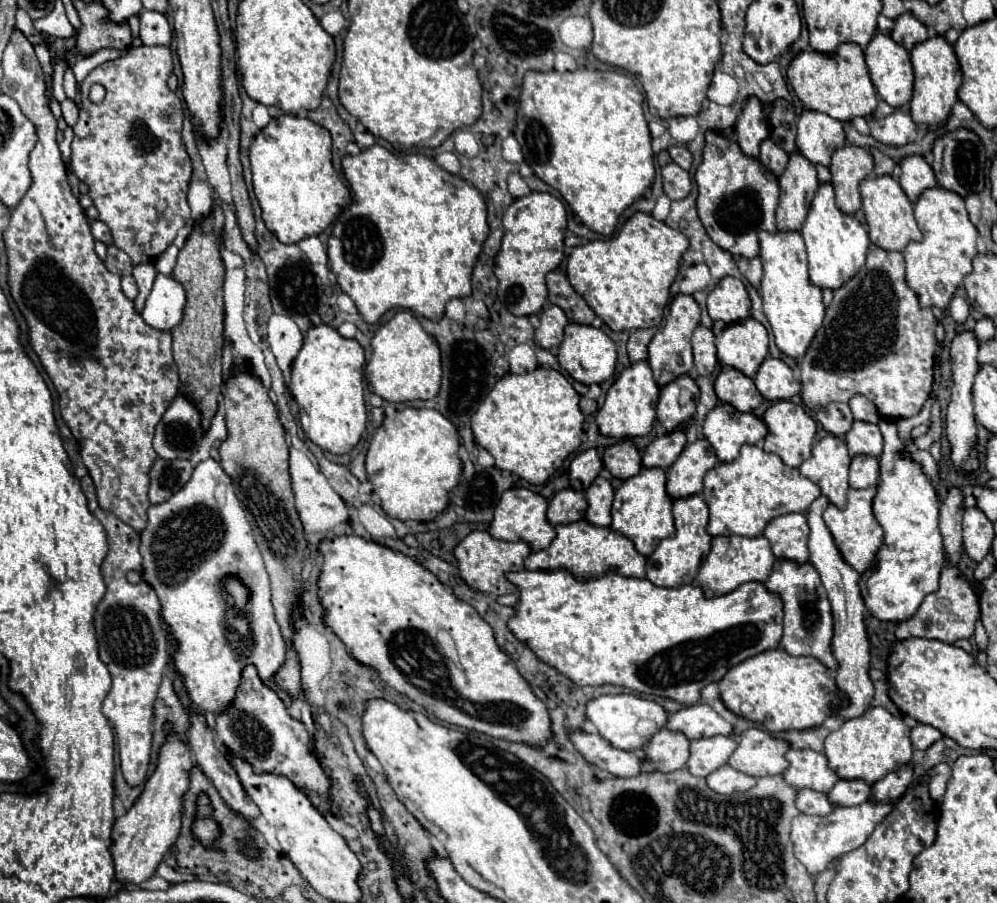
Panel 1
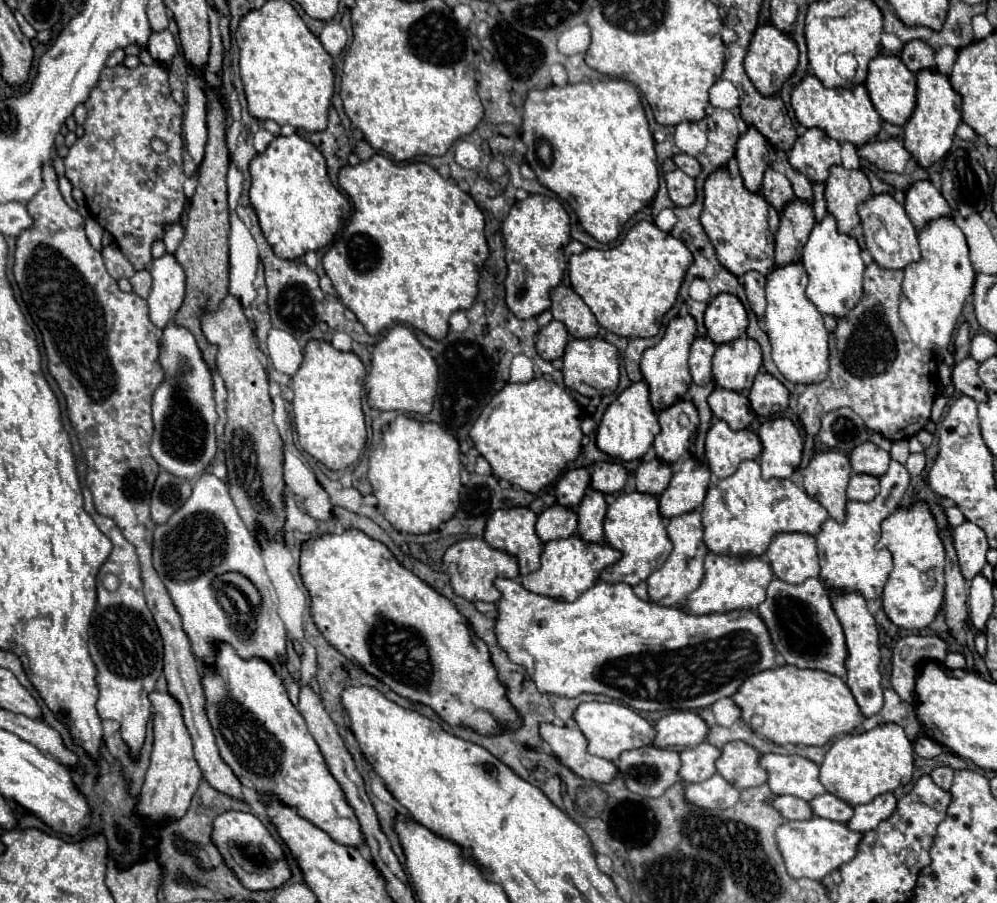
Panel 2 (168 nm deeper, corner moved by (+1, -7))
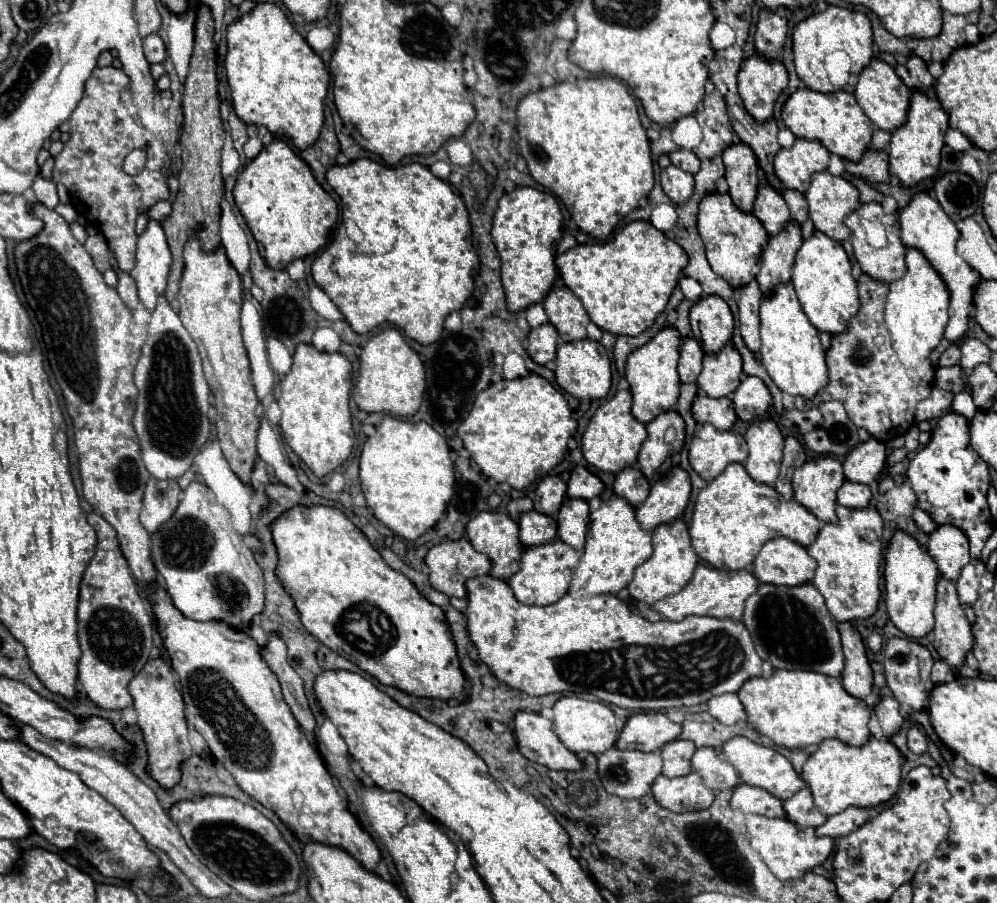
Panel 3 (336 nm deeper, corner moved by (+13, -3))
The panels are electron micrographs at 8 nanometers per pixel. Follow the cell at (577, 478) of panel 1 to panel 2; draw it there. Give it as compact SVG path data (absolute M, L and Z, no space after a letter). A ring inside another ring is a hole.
M585 468L569 470L557 482L557 488L555 488L557 504L561 504L565 508L577 508L577 504L585 496L587 488L589 488L589 474L587 474L587 470Z

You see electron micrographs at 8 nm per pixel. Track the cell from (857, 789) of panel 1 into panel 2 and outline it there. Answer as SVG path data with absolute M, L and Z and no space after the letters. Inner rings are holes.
M829 792L815 796L809 802L809 806L811 806L815 816L827 818L827 820L833 820L833 822L847 822L853 816L853 808L849 804L845 804L841 798L829 794Z

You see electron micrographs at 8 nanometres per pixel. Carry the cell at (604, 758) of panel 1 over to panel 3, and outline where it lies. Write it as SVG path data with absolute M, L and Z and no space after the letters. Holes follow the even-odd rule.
M519 712L513 722L519 752L531 762L553 770L581 770L583 760L553 732L553 722L535 712Z

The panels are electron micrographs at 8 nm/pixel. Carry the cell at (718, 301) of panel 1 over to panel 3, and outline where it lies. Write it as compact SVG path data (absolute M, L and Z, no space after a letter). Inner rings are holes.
M703 296L691 308L689 321L695 340L701 344L701 348L707 354L709 352L719 352L729 342L729 338L733 334L733 314L731 314L731 308L727 306L727 302L721 300L721 296Z

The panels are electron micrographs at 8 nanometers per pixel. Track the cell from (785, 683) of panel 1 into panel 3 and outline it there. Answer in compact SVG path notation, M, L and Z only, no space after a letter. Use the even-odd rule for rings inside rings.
M775 670L769 678L749 678L737 696L747 712L747 722L777 746L805 748L827 738L839 738L849 746L861 746L869 738L867 722L873 710L863 700L849 696L841 680L833 676L809 670Z

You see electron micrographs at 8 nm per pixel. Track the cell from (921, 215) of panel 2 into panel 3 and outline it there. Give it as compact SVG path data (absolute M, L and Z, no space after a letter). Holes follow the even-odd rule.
M929 192L913 194L909 204L903 210L899 210L899 222L901 222L901 240L903 240L903 244L919 248L925 254L925 258L929 260L929 264L941 274L941 278L945 280L945 284L951 292L949 324L947 324L947 330L945 330L945 340L955 342L967 330L973 286L981 280L981 276L977 272L973 272L969 268L969 264L965 264L965 260L961 260L961 256L957 256L955 242L959 238L959 230L955 230L955 222L943 212L941 204L937 204L937 200Z

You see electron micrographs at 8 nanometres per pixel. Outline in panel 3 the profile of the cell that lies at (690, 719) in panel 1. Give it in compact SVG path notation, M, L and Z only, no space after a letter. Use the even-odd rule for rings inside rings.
M639 712L627 720L615 746L629 750L657 752L667 742L677 740L681 736L681 730L683 730L681 724L671 722L661 712Z

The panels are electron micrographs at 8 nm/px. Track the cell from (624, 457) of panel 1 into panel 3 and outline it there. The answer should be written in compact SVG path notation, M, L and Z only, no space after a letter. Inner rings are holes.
M575 466L567 484L569 484L567 496L583 498L583 500L591 500L593 496L599 496L605 490L605 484L585 466Z

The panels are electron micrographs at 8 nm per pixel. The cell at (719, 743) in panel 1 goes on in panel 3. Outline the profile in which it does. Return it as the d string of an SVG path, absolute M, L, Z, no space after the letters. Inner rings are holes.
M673 740L663 746L661 758L663 758L663 776L687 776L691 768L691 756L697 750L697 746L689 740Z

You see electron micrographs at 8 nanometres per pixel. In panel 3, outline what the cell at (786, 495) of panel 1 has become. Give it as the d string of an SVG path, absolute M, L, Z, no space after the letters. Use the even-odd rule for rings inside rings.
M729 464L699 492L689 534L691 544L703 562L715 568L741 570L755 560L767 540L783 534L785 538L797 540L801 546L809 546L819 528L821 522L795 498L785 500L773 486L755 482L745 472L743 464Z

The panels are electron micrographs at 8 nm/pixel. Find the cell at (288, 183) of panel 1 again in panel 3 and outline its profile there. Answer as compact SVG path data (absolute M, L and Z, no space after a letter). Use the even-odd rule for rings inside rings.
M273 140L245 166L237 176L233 198L259 244L259 254L277 270L283 270L295 258L305 258L323 248L333 228L333 216L335 224L339 216L337 202L319 186L309 164L283 140Z

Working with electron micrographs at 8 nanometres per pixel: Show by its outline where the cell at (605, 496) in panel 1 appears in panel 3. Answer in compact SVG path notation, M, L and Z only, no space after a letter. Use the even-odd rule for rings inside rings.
M565 498L565 504L561 504L559 516L559 538L573 546L577 552L583 550L585 546L585 536L587 536L587 526L589 526L589 504L587 500L581 498Z

